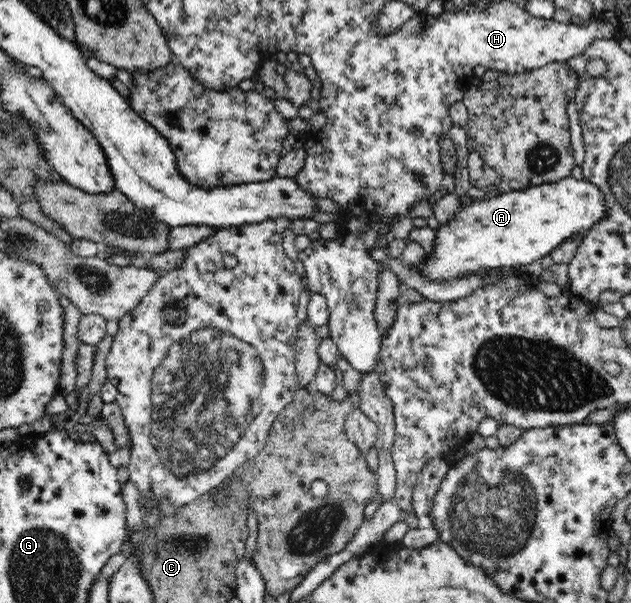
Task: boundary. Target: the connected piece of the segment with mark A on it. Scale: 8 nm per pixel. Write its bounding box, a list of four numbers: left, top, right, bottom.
[416,123,607,282]

